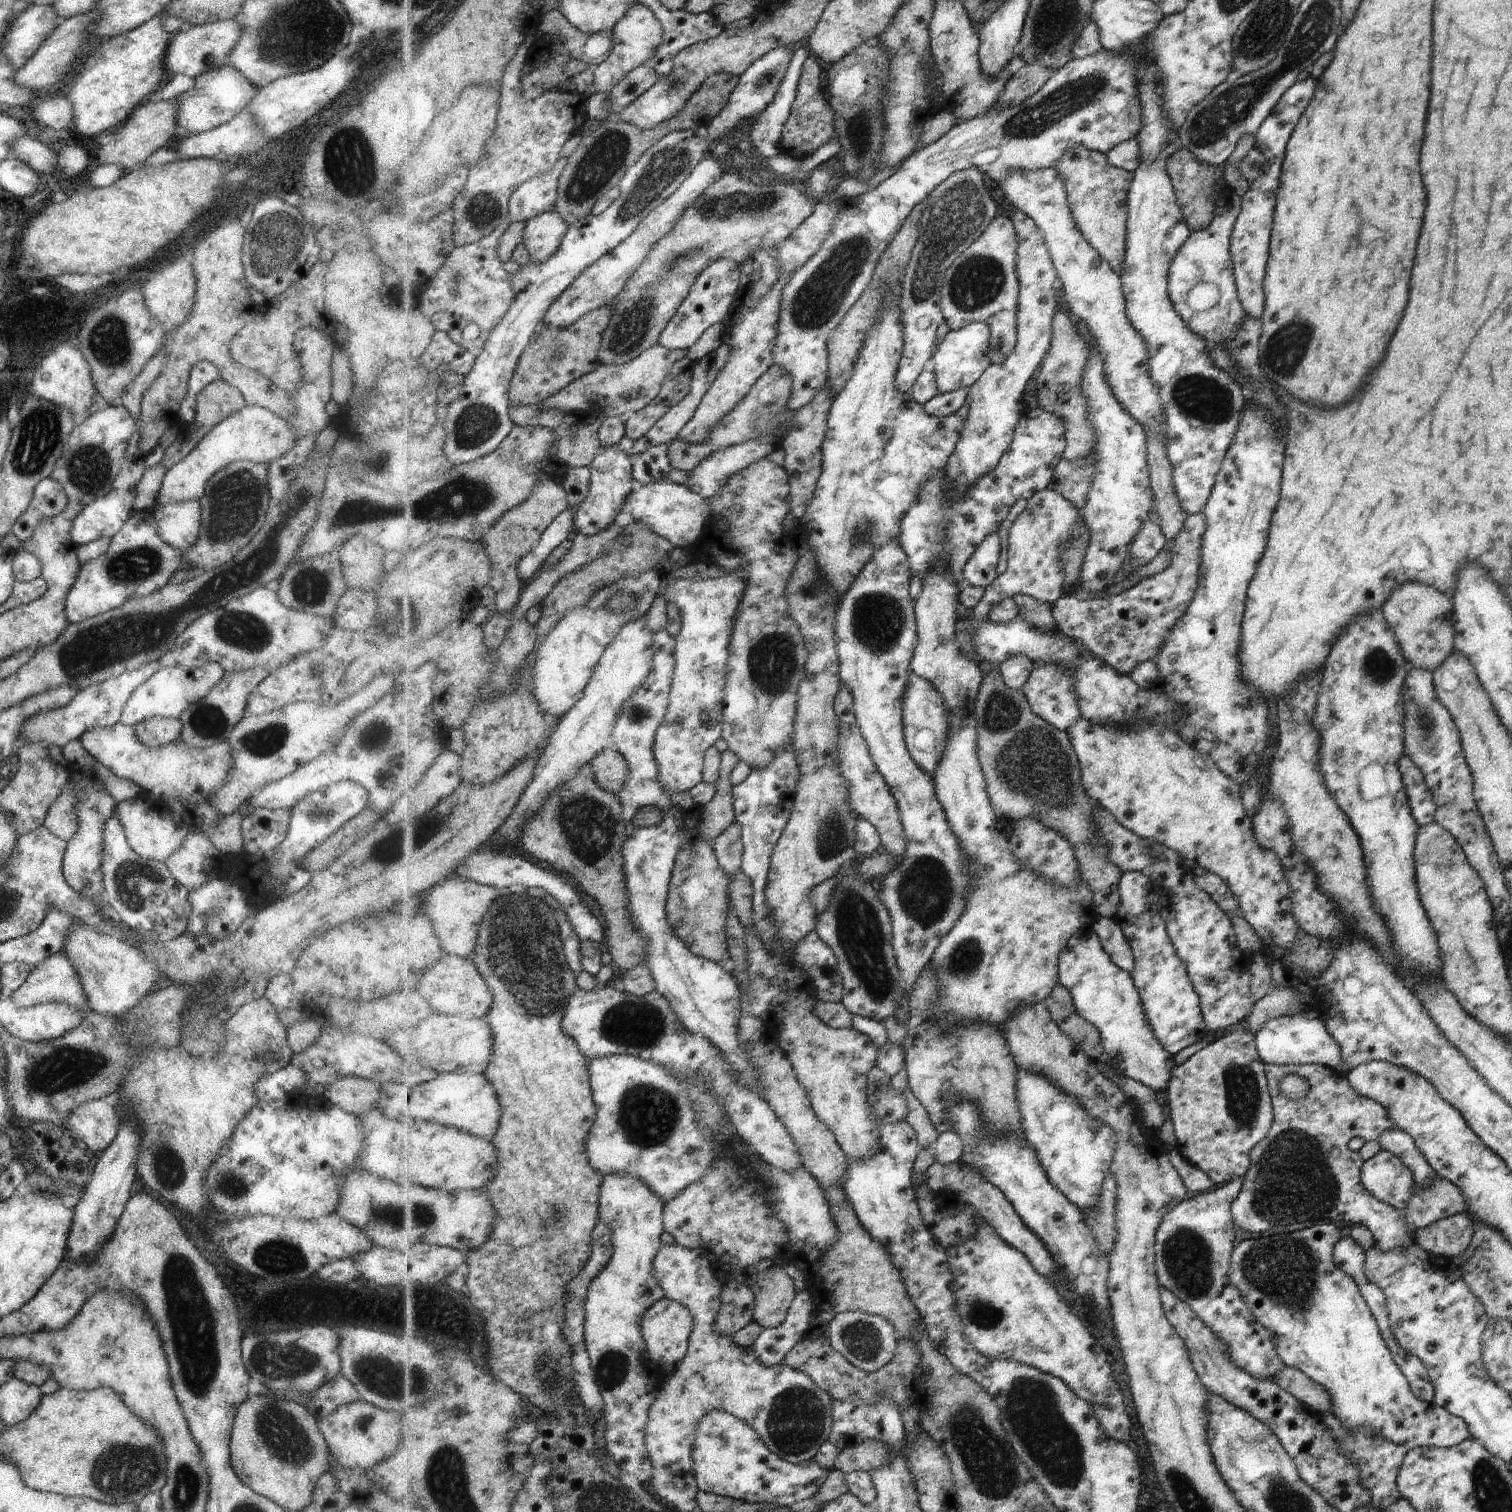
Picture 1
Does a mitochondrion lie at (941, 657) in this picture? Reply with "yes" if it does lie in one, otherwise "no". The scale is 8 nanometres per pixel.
no

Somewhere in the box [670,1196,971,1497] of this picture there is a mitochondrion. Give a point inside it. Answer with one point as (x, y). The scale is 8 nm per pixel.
(795, 1423)

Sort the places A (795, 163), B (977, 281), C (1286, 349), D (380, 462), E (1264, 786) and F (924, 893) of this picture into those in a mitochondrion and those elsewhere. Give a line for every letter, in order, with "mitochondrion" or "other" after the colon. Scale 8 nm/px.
A: other
B: mitochondrion
C: mitochondrion
D: mitochondrion
E: other
F: mitochondrion

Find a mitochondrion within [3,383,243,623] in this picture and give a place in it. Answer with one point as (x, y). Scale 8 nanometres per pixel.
(41, 433)

